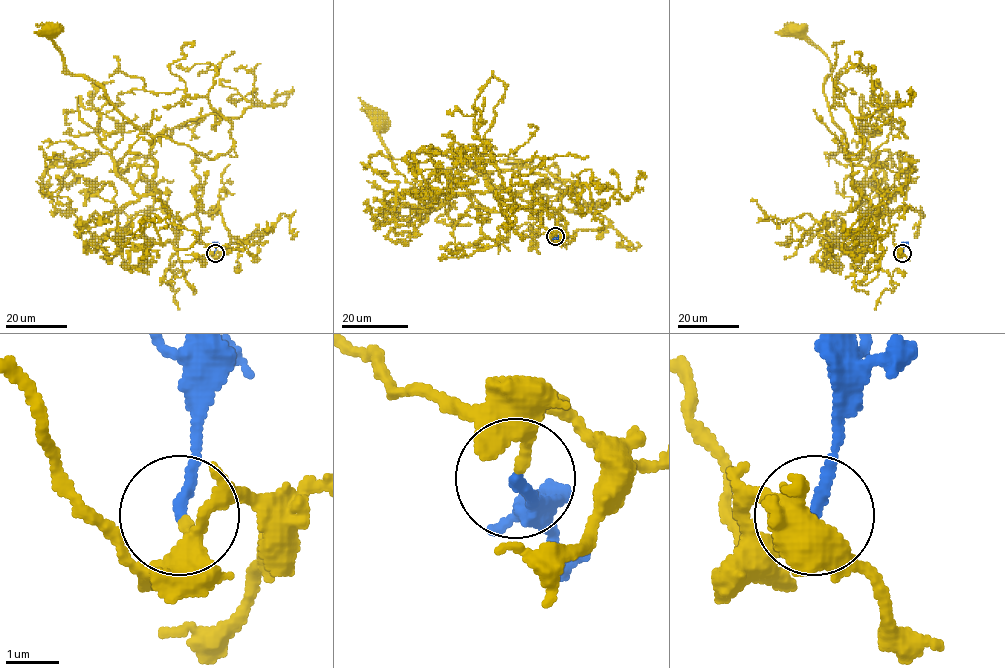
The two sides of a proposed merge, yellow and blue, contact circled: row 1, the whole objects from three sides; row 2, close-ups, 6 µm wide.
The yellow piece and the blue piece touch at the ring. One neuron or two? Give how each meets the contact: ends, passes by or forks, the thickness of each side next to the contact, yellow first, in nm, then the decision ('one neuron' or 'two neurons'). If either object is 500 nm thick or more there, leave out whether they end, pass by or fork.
yellow ends; blue ends; calibres 200 and 190 nm; one neuron

